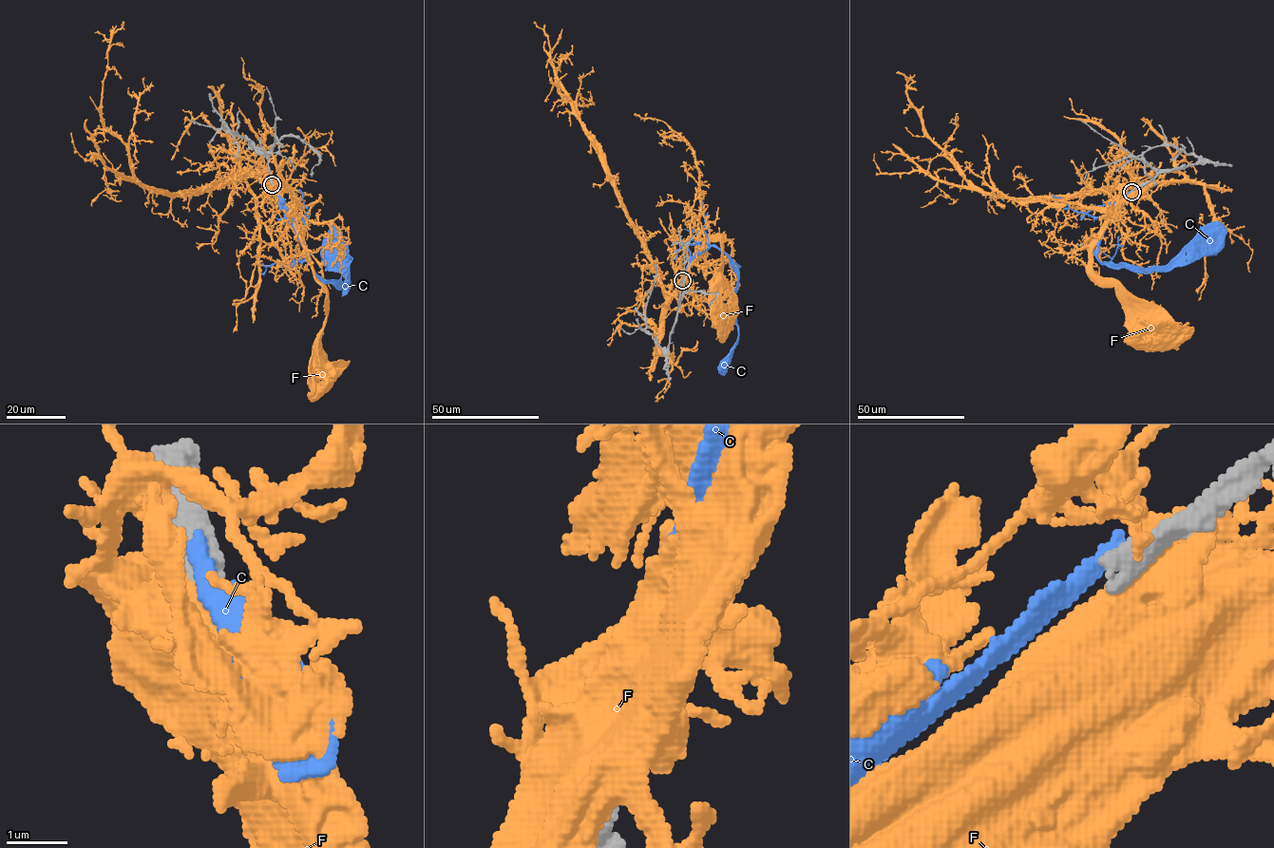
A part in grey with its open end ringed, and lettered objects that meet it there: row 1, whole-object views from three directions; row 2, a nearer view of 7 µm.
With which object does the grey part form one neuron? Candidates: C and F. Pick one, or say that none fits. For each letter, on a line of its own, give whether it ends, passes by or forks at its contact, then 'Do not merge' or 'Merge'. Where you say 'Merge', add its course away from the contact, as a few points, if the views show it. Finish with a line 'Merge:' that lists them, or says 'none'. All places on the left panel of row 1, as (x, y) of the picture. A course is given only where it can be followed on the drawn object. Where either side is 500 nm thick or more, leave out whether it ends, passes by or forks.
C: It ends there. Do not merge
F: Do not merge
Merge: none

